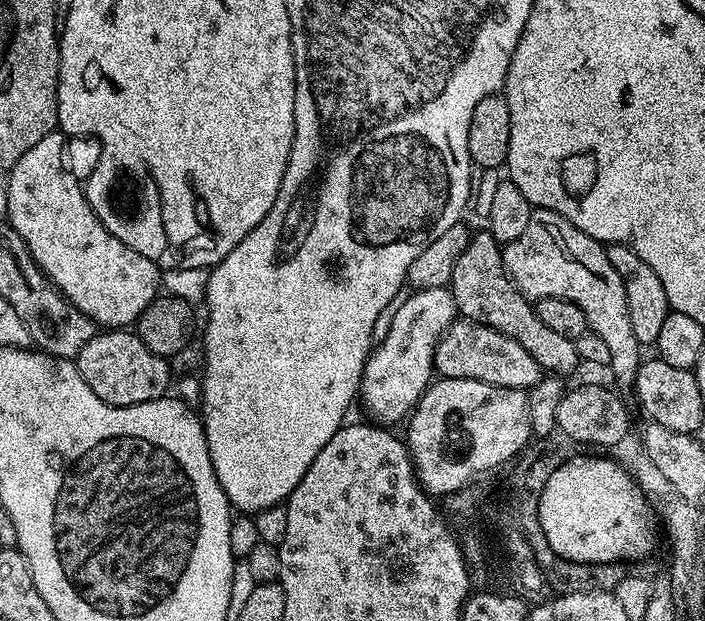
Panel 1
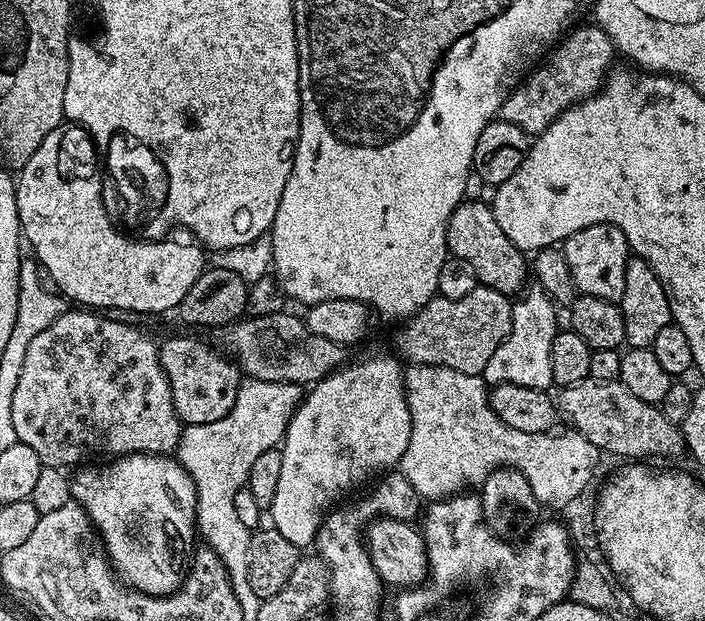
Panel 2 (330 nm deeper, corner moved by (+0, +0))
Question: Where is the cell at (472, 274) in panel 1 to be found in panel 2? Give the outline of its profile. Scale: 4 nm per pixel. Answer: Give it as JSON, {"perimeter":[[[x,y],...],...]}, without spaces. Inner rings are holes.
{"perimeter":[[[465,198],[450,214],[448,223],[448,251],[462,262],[470,262],[470,270],[474,270],[477,281],[483,287],[498,290],[502,295],[512,298],[525,287],[524,279],[529,279],[530,264],[525,253],[521,252],[510,238],[506,238],[502,226],[492,213],[491,203]]]}

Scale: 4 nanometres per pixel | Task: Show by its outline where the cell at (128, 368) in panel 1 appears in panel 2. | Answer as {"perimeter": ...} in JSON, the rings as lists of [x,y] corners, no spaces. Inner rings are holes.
{"perimeter":[[[172,336],[159,345],[162,370],[170,382],[174,410],[185,425],[218,422],[230,414],[234,398],[238,398],[242,373],[219,347],[207,344],[196,336]]]}

